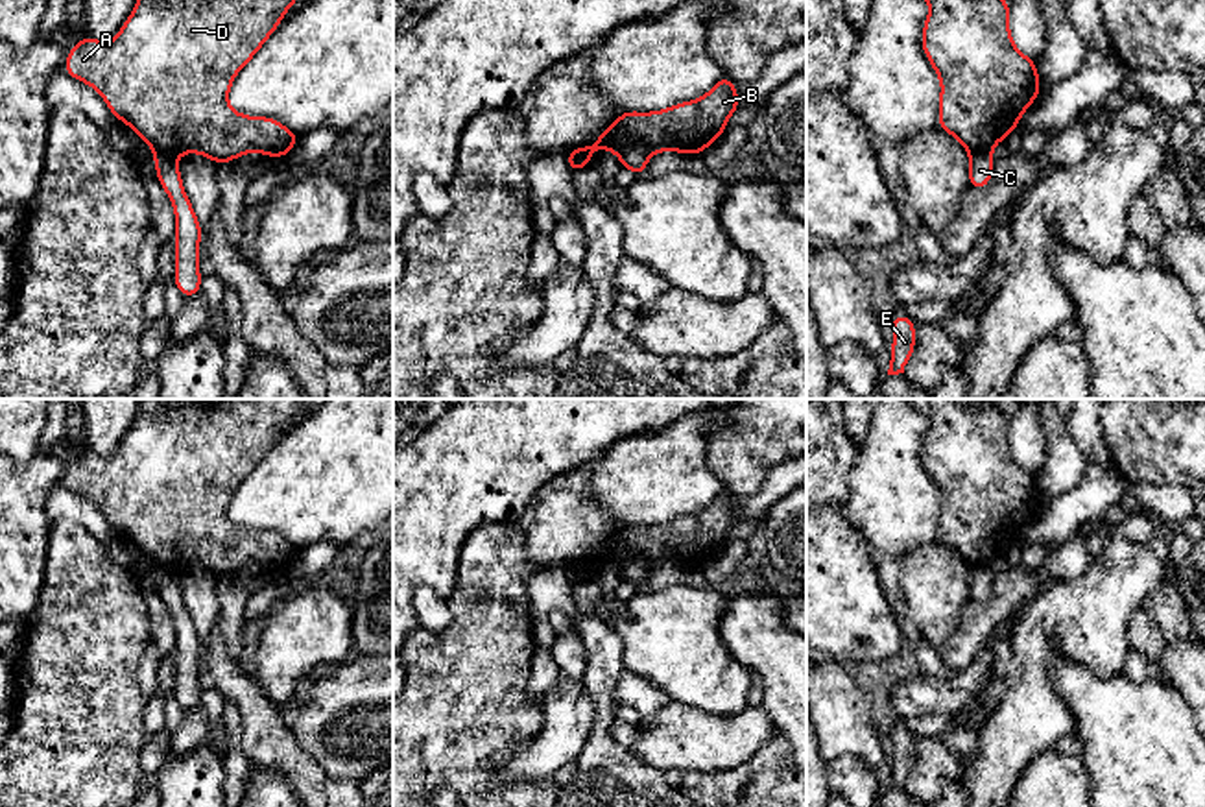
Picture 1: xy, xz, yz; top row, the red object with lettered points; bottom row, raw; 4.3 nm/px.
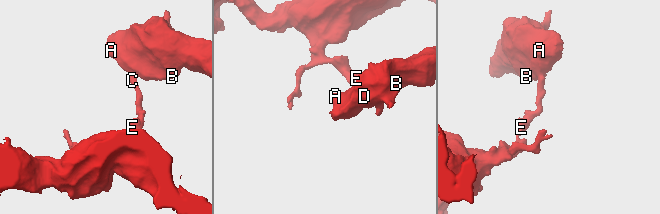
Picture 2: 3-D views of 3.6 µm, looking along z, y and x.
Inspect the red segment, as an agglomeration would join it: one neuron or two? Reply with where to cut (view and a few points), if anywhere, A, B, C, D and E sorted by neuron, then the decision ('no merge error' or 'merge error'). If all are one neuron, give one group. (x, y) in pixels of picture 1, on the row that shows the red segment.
cut in xy along (155, 150), (176, 157); A B D / C E; merge error

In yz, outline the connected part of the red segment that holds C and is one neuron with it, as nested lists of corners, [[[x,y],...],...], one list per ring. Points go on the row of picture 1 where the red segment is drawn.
[[[989,150],[980,153],[969,153],[969,187],[984,190],[993,175],[995,159]]]

